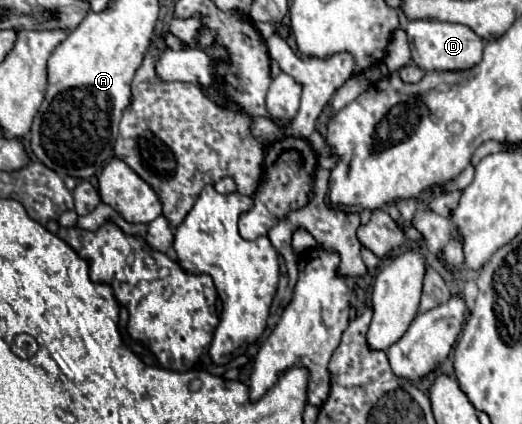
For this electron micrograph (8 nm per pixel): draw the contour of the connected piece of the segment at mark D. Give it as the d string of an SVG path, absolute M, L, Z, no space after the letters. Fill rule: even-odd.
M417 19L409 21L407 25L407 39L413 55L413 63L425 71L465 71L479 65L483 57L483 39L475 35L465 25L455 23L441 23L431 19Z

